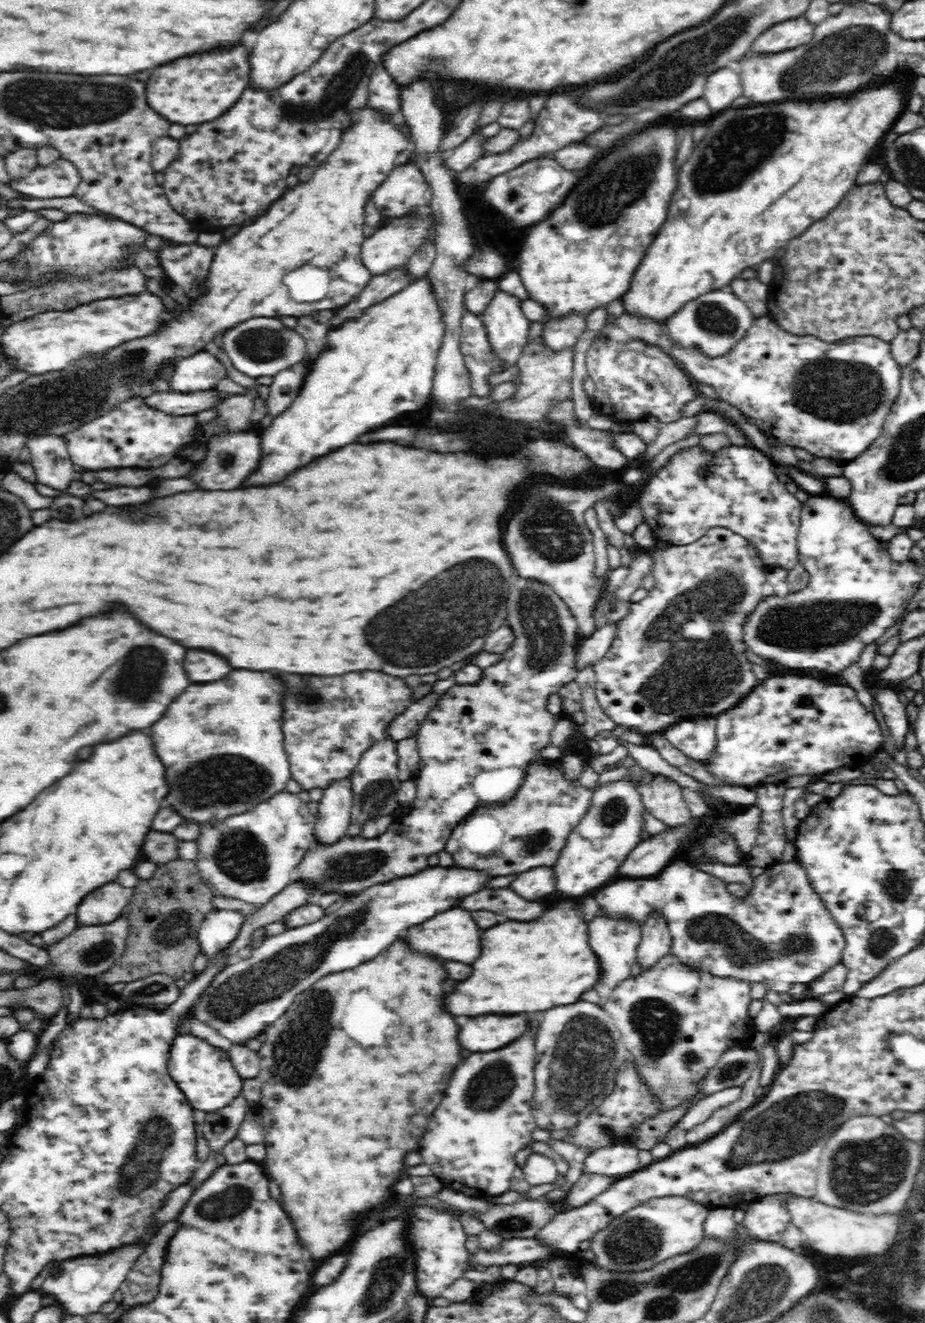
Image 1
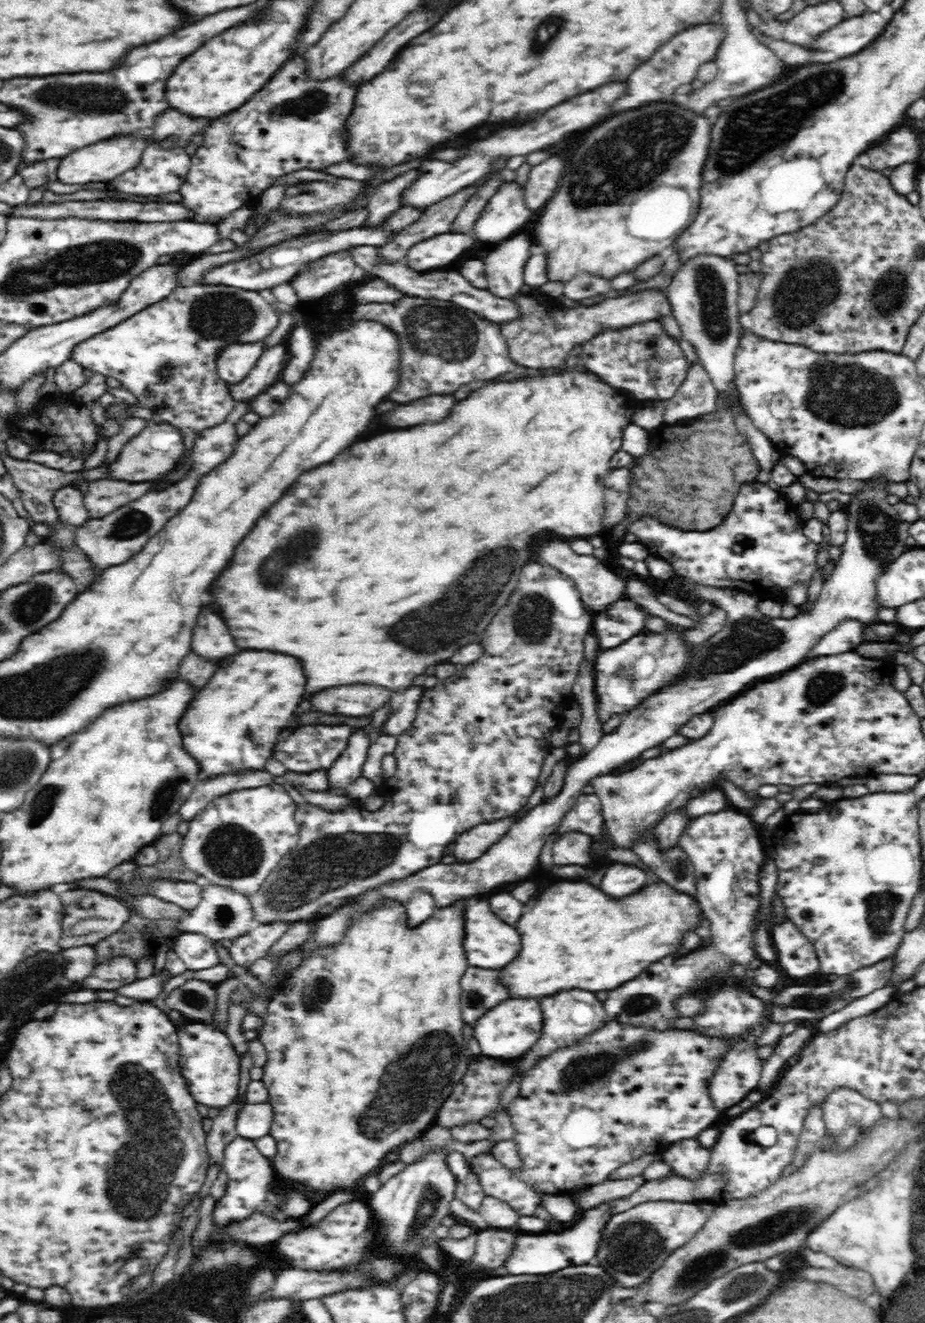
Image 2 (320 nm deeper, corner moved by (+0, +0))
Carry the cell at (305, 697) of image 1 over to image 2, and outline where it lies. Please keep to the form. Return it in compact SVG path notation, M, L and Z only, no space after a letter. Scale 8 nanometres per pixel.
M374 684L336 686L314 692L310 696L310 704L314 712L340 714L346 718L364 718L370 717L380 706L388 704L391 694L390 690L384 690L382 686Z

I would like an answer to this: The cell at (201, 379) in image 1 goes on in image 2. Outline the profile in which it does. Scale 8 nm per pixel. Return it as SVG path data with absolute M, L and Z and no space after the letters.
M266 340L225 346L215 358L216 375L228 384L237 383L254 370L266 348Z

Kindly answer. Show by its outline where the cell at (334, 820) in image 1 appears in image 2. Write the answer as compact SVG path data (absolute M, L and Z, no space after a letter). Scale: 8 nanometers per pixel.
M356 728L356 732L350 738L348 748L340 754L340 758L326 771L329 789L346 790L362 774L362 766L366 762L368 748L372 740L369 738L368 730Z

